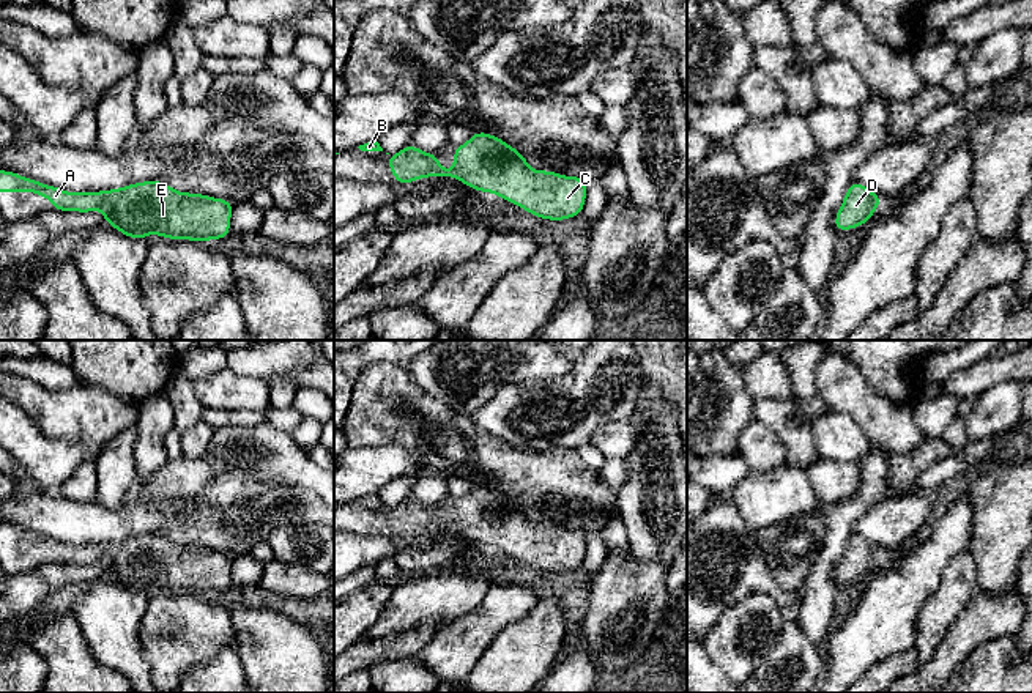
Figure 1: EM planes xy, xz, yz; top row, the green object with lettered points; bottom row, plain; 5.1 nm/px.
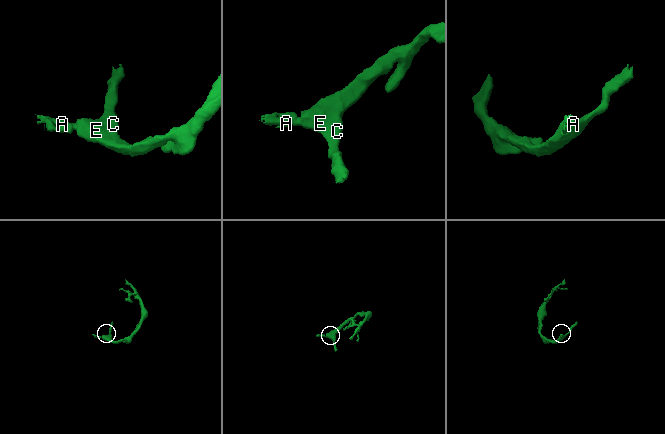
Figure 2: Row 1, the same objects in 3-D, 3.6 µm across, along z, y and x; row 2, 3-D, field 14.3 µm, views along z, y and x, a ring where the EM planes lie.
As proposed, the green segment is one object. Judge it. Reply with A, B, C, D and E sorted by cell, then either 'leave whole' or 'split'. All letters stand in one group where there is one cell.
groups A B C D E; leave whole

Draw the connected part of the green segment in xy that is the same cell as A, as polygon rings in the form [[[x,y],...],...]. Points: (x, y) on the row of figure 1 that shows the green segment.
[[[0,170],[0,192],[36,192],[49,198],[55,211],[99,209],[107,224],[134,239],[145,239],[150,233],[200,244],[222,239],[230,235],[233,213],[233,205],[225,198],[178,192],[162,181],[77,194]]]

